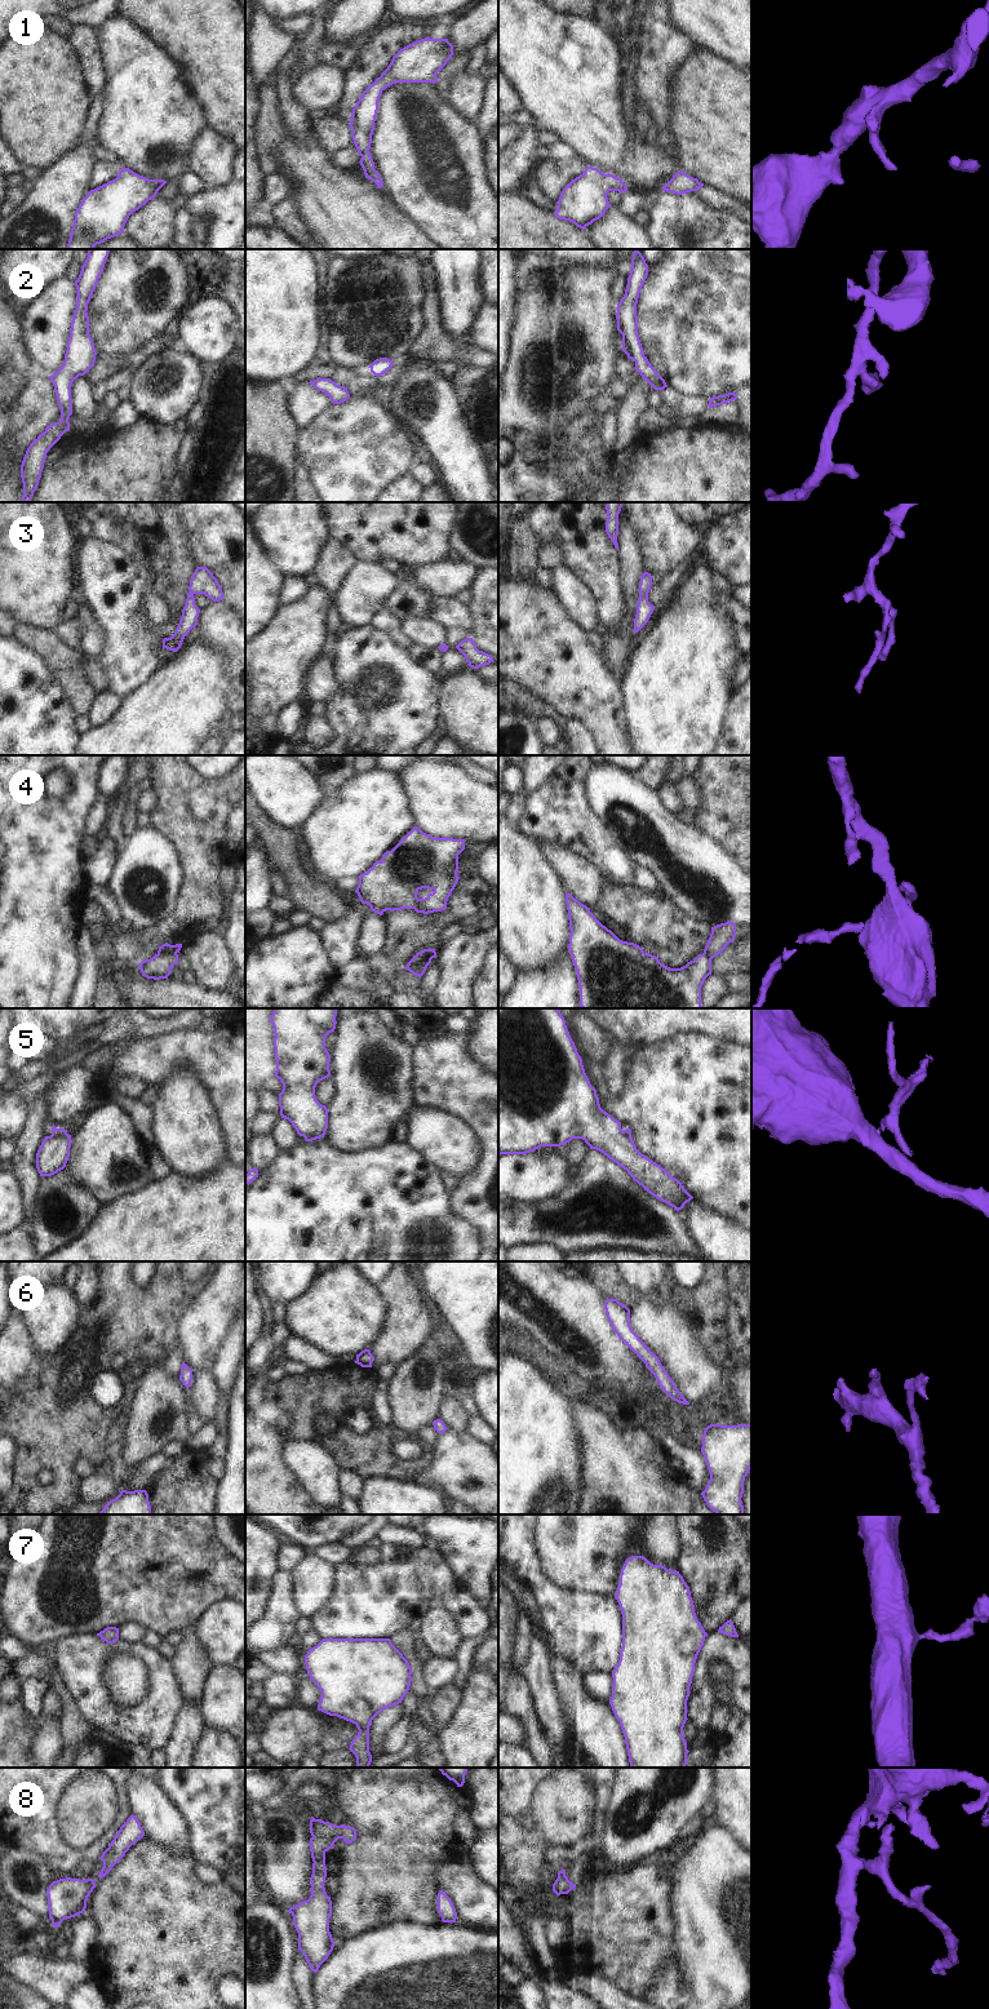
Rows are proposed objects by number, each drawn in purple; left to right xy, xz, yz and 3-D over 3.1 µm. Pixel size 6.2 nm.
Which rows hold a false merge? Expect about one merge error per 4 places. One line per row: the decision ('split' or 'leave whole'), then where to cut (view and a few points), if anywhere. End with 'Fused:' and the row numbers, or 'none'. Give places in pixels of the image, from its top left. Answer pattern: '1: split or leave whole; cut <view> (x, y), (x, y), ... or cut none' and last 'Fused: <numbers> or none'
1: leave whole; cut none
2: leave whole; cut none
3: leave whole; cut none
4: split; cut xy (176, 952), (158, 954)
5: split; cut xy (66, 1132), (50, 1135)
6: leave whole; cut none
7: leave whole; cut none
8: leave whole; cut none
Fused: 4, 5

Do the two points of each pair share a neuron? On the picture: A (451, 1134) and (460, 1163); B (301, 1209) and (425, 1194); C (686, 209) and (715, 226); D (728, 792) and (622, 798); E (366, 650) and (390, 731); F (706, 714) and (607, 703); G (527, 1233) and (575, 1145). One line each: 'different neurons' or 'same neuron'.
A: same neuron
B: same neuron
C: same neuron
D: different neurons
E: same neuron
F: different neurons
G: different neurons

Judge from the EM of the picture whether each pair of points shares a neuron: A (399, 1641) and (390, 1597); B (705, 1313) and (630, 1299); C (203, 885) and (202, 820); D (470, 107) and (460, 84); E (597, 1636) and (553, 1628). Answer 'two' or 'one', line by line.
A: two
B: one
C: one
D: one
E: one

